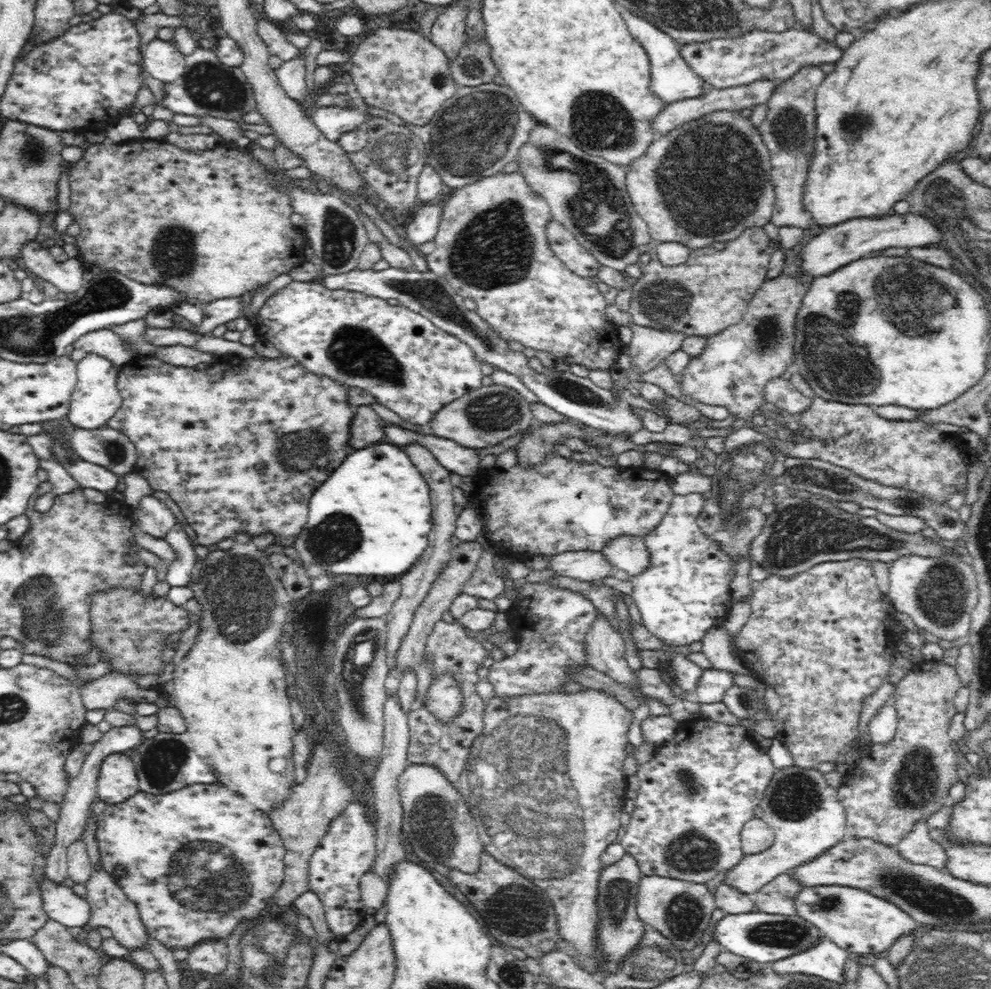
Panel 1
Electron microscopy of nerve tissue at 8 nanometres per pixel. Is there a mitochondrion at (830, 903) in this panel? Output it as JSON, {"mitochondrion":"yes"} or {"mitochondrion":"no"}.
{"mitochondrion":"yes"}

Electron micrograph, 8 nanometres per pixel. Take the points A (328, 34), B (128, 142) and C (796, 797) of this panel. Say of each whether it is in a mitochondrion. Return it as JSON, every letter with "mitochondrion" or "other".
{"A":"other","B":"other","C":"mitochondrion"}

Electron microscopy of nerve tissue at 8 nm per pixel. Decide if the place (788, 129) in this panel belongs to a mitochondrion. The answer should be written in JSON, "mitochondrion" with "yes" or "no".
{"mitochondrion":"yes"}

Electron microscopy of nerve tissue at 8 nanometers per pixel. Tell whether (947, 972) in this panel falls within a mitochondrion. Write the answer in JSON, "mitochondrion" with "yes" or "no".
{"mitochondrion":"yes"}

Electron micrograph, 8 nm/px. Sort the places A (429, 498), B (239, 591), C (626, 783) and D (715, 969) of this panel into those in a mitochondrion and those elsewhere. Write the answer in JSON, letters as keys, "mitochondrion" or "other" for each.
{"A":"other","B":"mitochondrion","C":"other","D":"other"}

